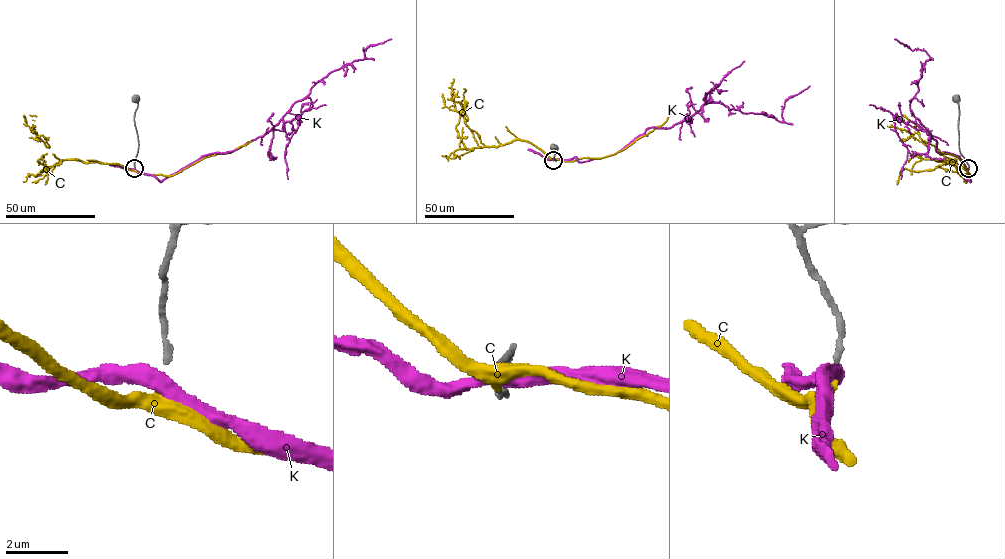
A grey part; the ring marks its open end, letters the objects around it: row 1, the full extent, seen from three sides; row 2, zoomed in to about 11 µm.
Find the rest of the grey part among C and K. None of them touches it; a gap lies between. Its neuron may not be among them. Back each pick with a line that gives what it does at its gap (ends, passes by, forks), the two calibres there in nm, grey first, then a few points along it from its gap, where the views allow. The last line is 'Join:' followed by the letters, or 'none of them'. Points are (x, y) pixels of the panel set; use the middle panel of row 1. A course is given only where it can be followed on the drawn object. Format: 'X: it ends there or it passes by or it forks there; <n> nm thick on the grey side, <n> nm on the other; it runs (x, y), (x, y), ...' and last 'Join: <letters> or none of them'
C: it ends there; 190 nm thick on the grey side, 340 nm on the other; it runs (553, 160), (518, 140), (466, 148), (456, 129), (461, 110), (464, 117), (445, 106), (442, 93), (455, 89)
Join: C

